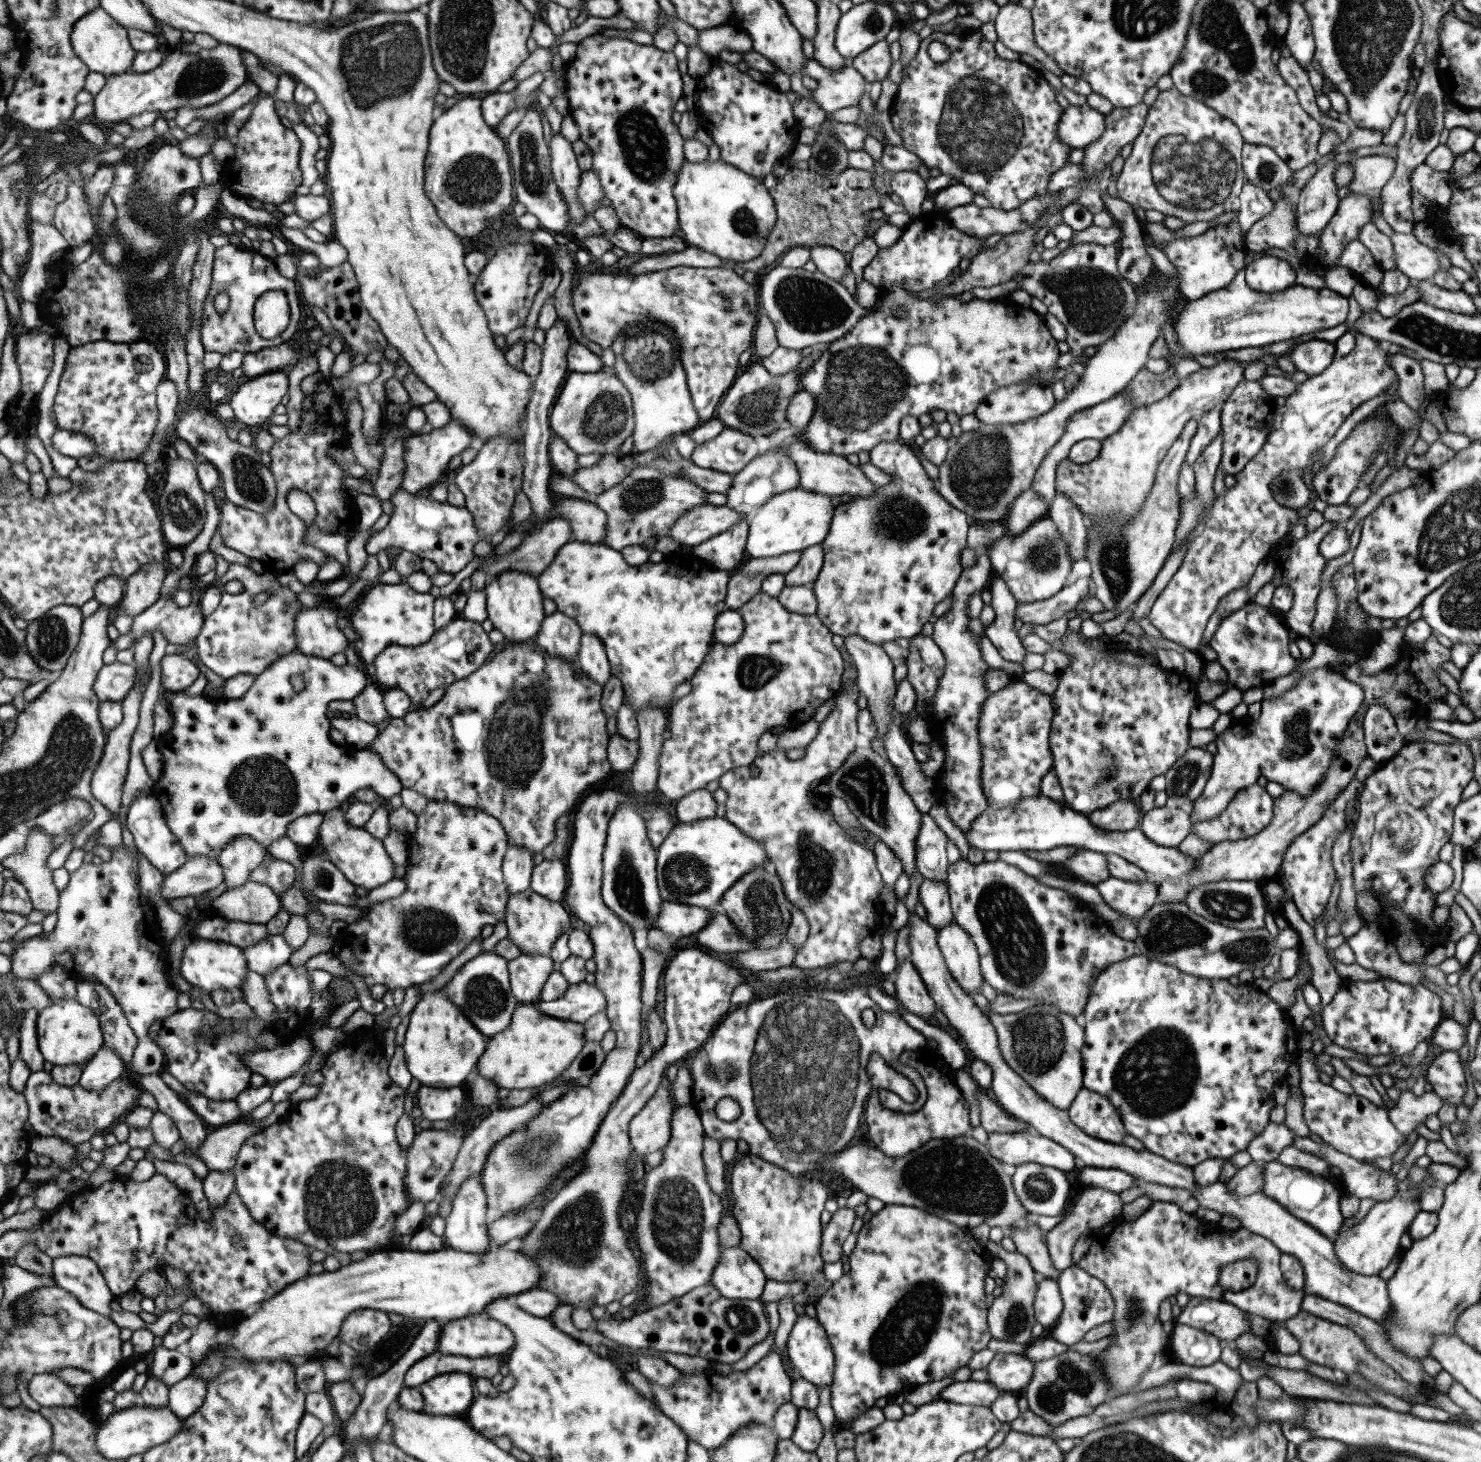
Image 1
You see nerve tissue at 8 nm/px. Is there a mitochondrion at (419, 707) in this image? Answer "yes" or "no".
no

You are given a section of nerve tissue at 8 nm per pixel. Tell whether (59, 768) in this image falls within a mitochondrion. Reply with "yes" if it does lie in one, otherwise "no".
yes

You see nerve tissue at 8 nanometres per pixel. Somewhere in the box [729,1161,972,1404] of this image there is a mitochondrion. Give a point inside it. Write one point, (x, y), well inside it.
(907, 1329)

